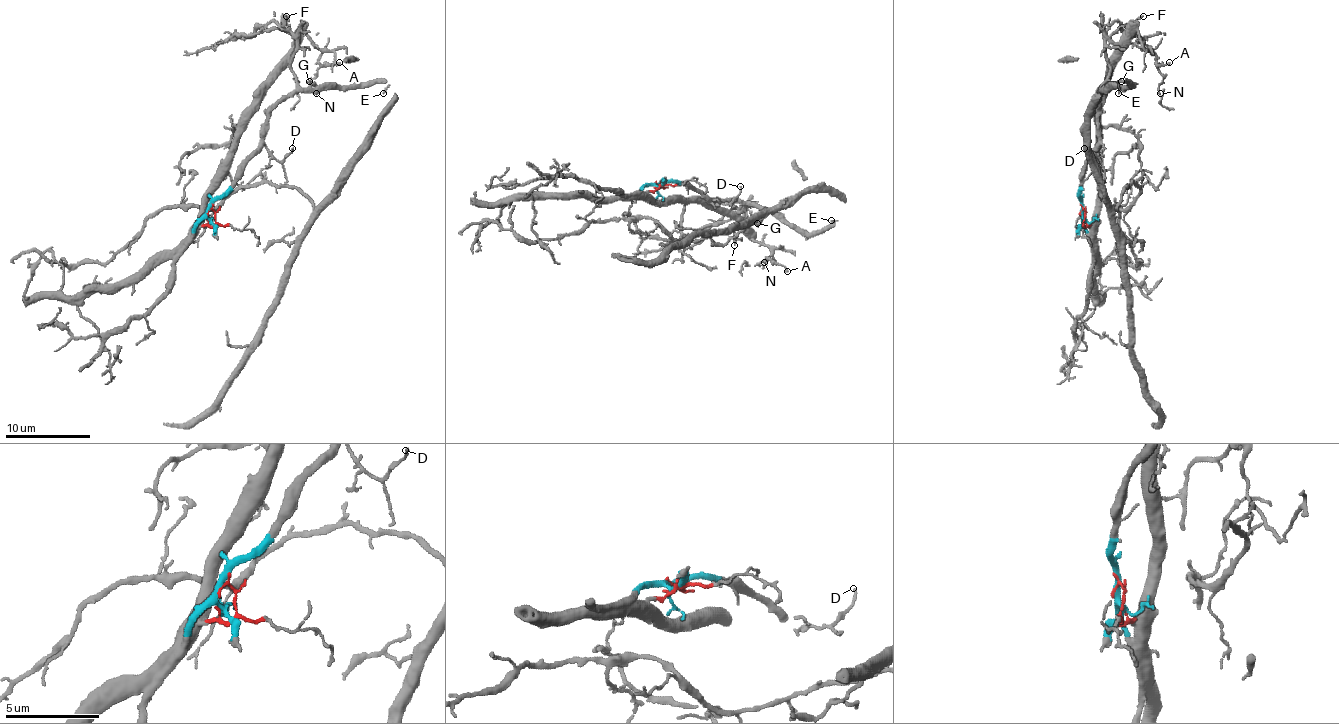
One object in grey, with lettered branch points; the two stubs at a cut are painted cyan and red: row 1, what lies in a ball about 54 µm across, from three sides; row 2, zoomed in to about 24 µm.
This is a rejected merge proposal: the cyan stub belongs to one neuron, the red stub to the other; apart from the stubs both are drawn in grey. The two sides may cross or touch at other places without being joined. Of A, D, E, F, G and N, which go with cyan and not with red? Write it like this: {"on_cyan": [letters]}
{"on_cyan": ["D", "E", "G"]}

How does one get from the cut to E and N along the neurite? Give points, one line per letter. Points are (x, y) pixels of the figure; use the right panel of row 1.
E: (1082, 208), (1080, 176), (1086, 157), (1099, 144), (1099, 100), (1103, 91), (1130, 83), (1120, 81), (1118, 94)
N: (1082, 208), (1084, 223), (1092, 223), (1099, 91), (1107, 64), (1135, 32), (1152, 51), (1160, 94)

